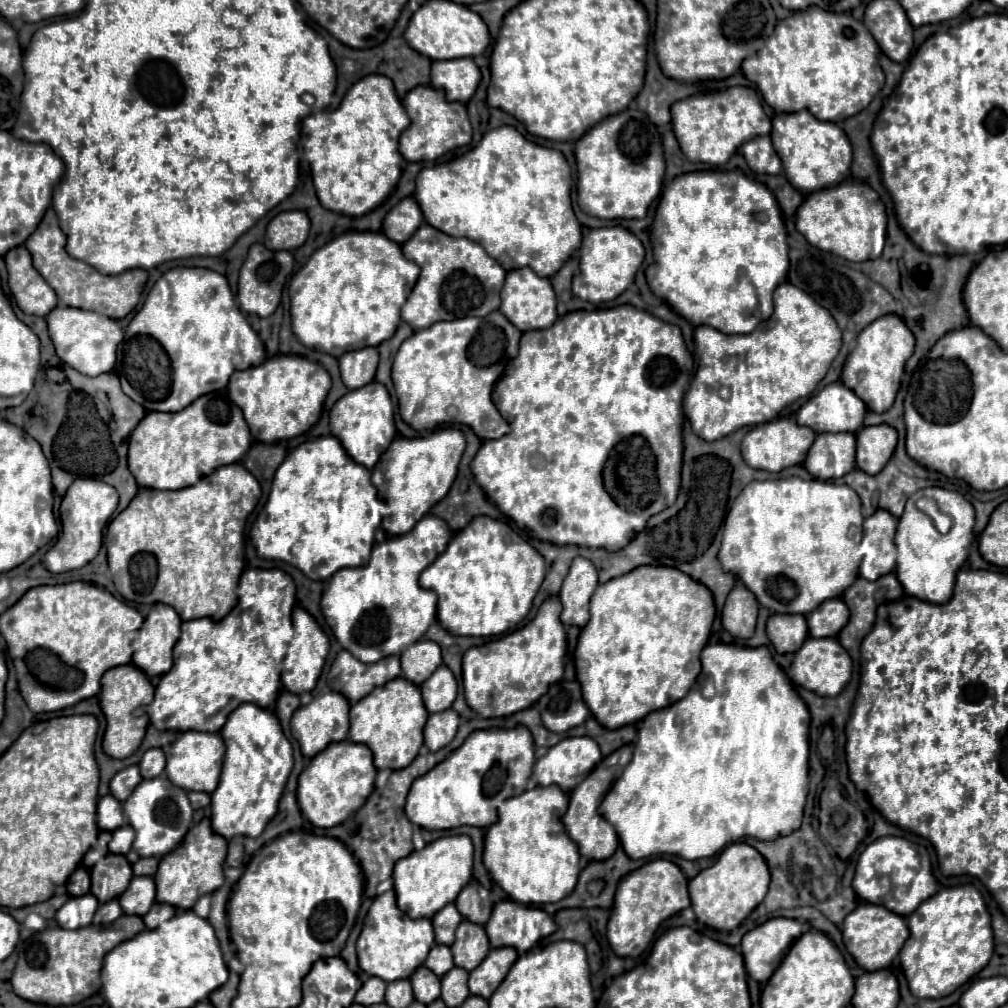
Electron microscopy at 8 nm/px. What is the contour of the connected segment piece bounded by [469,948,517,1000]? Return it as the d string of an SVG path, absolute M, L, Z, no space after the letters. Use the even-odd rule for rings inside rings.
M493 948L487 958L469 972L469 990L473 996L491 998L491 994L499 988L509 968L515 964L517 952L511 948Z

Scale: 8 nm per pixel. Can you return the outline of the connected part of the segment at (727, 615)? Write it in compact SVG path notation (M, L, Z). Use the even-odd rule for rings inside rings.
M737 584L727 596L721 612L721 624L735 638L751 638L755 632L757 610L759 604L755 596L743 584Z

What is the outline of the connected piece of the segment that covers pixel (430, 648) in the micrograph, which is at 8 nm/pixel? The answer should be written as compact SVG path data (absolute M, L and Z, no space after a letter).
M419 640L401 654L403 676L415 686L423 684L441 666L441 648L431 640Z

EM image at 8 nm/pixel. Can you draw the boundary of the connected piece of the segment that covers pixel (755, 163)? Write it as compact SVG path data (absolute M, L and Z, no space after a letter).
M769 136L747 142L747 146L743 146L741 152L745 156L747 166L755 174L779 174L781 172L781 162L771 146Z

